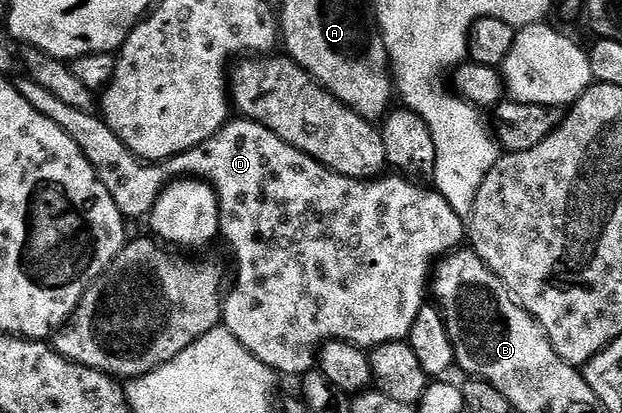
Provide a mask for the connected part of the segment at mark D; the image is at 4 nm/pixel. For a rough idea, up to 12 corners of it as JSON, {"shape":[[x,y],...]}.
{"shape":[[44,86],[127,221],[214,187],[222,324],[300,378],[406,340],[467,239],[433,187],[353,180],[254,120],[165,162]]}

